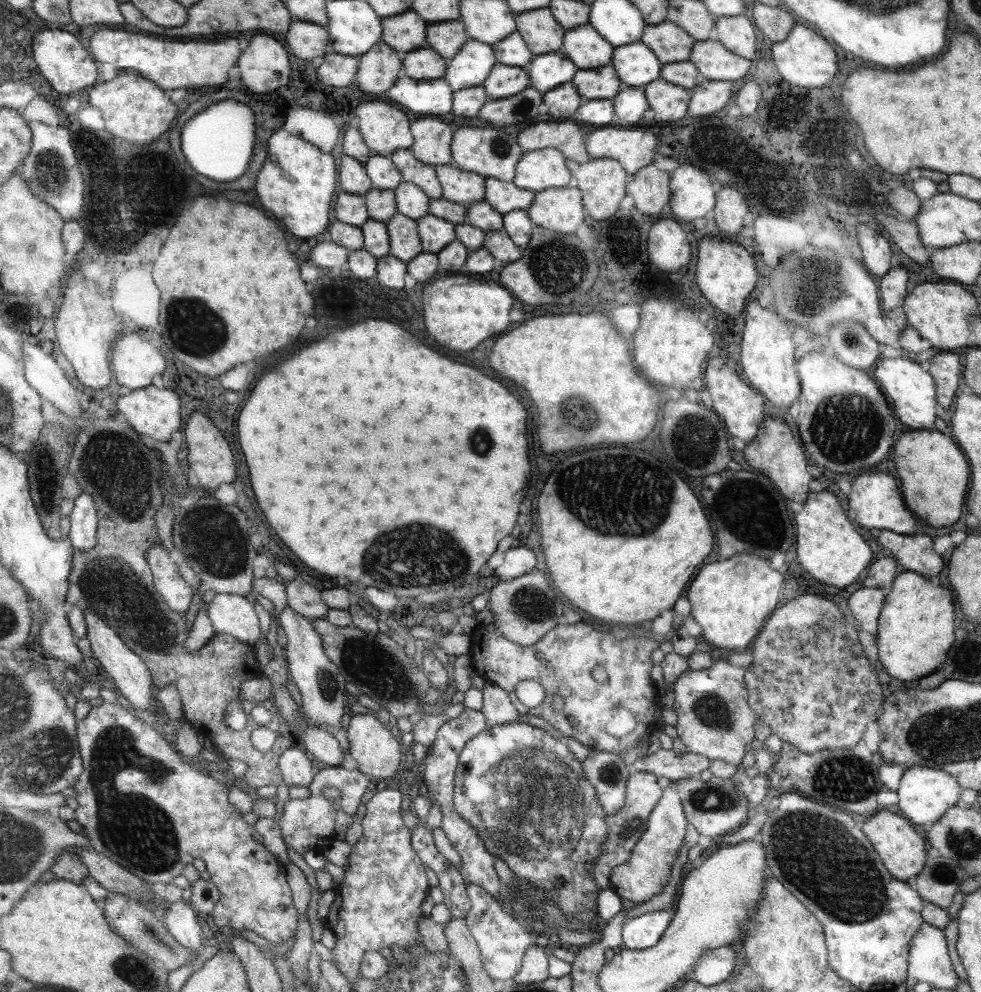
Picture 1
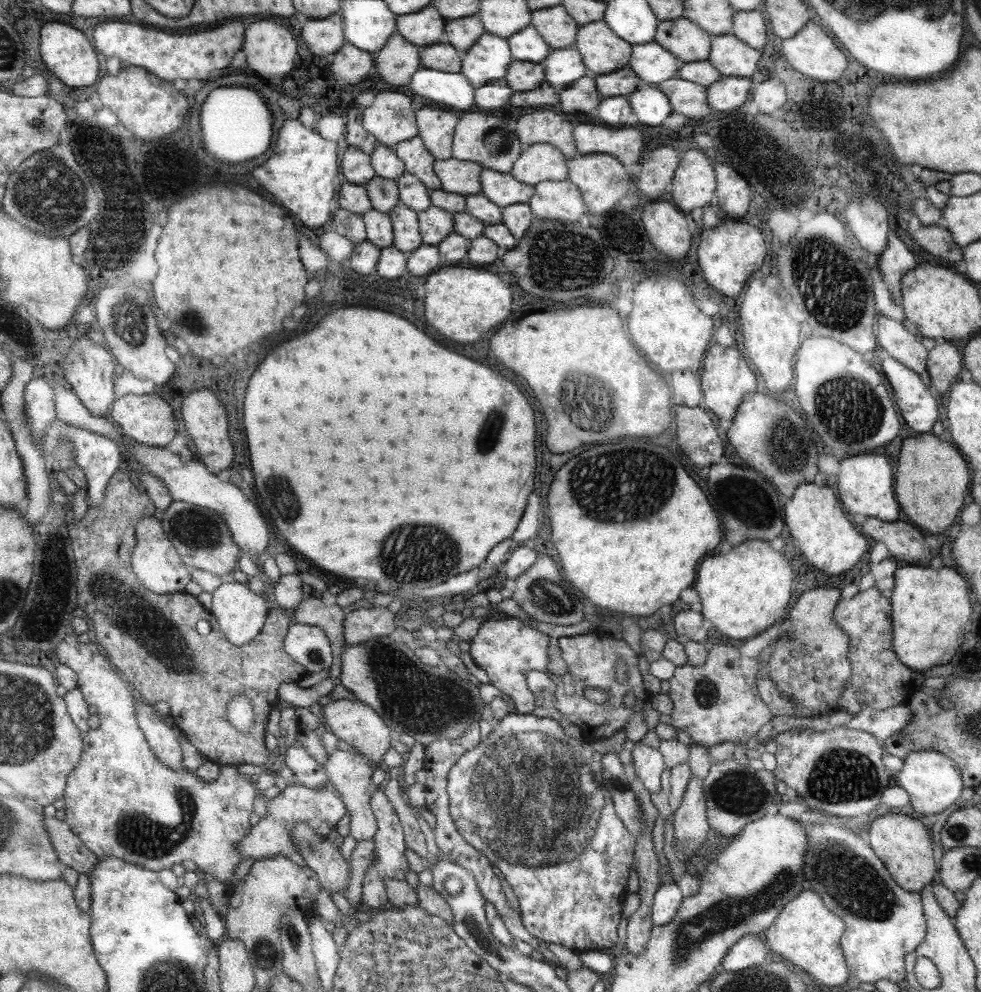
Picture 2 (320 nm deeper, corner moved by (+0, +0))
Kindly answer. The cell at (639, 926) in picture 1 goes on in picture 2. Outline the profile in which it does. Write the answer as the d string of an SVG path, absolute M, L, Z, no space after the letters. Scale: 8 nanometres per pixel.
M659 883L653 893L651 920L654 926L661 926L667 921L674 919L679 905L683 900L680 888L673 883Z

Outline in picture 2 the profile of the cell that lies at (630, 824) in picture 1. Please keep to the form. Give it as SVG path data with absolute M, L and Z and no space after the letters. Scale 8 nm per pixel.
M641 741L633 745L630 753L635 776L653 796L660 790L659 778L665 768L662 753L654 747L642 744Z

